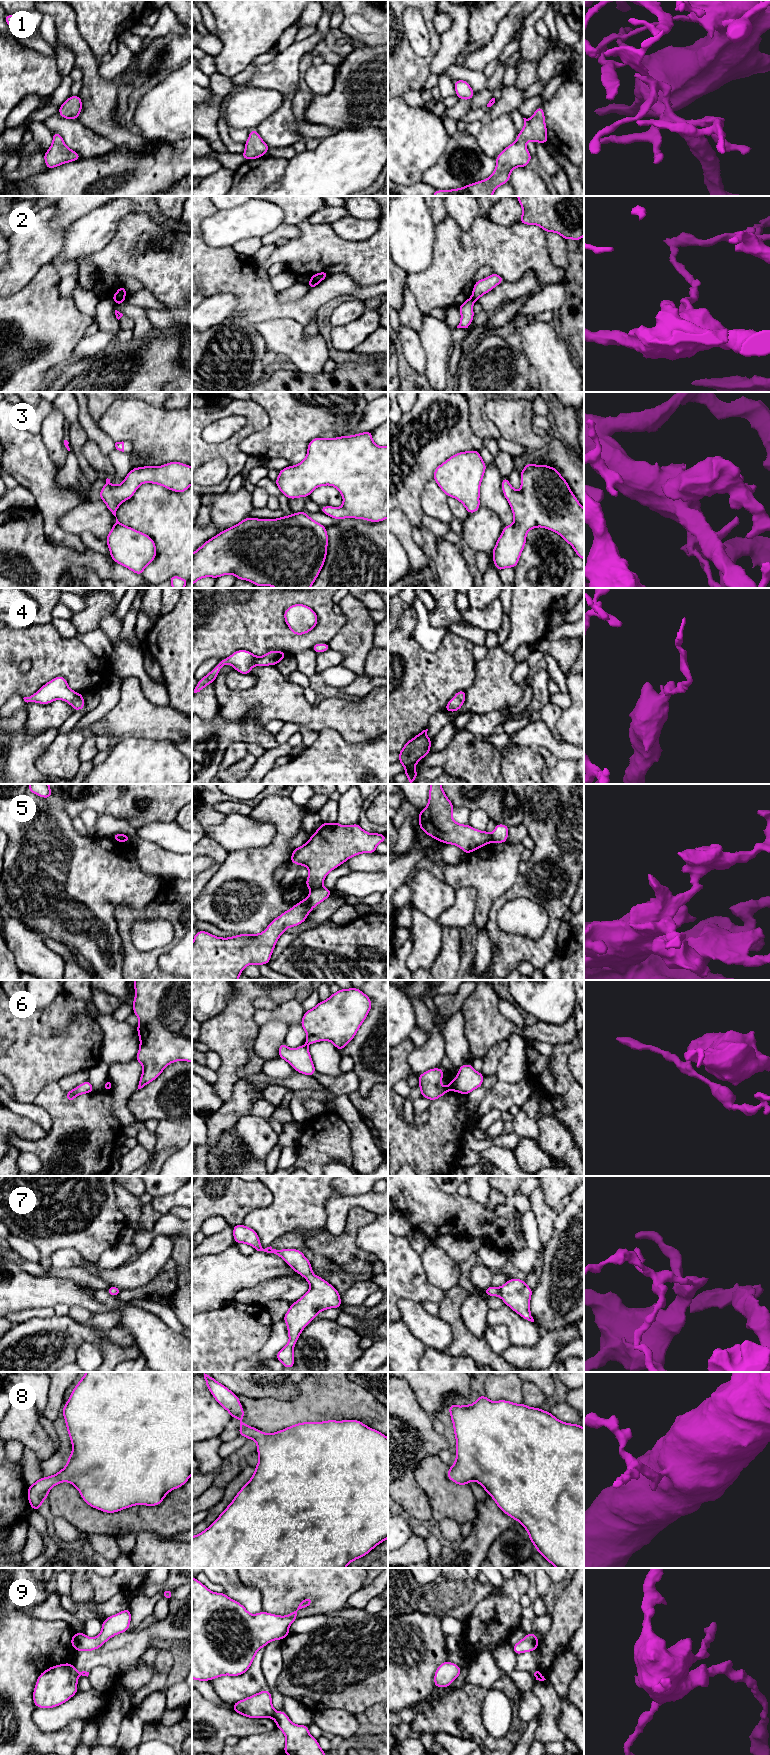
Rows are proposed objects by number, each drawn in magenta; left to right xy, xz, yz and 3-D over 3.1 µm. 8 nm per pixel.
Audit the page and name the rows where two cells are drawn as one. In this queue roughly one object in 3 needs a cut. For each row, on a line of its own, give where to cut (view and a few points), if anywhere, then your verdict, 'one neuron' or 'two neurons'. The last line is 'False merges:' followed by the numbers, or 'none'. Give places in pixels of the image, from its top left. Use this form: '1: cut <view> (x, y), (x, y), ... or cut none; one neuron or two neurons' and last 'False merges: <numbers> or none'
1: cut none; one neuron
2: cut xz (311, 279), (318, 282); two neurons
3: cut none; one neuron
4: cut none; one neuron
5: cut xz (321, 885), (311, 890); two neurons
6: cut yz (451, 1082), (453, 1089); two neurons
7: cut none; one neuron
8: cut none; one neuron
9: cut xz (275, 1712), (272, 1717); two neurons
False merges: 2, 5, 6, 9

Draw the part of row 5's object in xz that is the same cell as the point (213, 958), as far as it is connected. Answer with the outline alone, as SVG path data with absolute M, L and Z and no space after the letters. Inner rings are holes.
M322 886L312 889L306 899L271 921L260 934L239 934L221 938L198 930L192 944L192 980L238 980L246 966L268 964L277 940L284 931L305 922L311 910L331 896L331 892L332 890Z

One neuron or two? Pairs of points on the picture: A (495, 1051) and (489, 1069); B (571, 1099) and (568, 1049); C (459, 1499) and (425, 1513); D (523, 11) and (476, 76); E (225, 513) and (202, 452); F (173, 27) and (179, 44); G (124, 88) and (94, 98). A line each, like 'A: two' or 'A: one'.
A: one
B: one
C: two
D: two
E: two
F: two
G: two

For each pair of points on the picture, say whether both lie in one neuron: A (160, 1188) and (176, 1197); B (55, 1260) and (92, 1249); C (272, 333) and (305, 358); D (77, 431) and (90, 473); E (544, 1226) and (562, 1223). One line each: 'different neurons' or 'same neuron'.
A: different neurons
B: different neurons
C: same neuron
D: same neuron
E: different neurons

